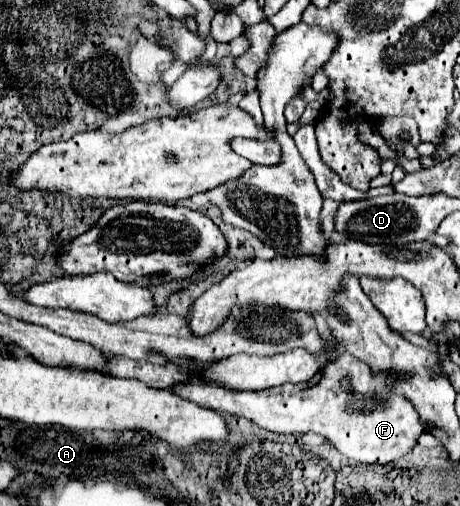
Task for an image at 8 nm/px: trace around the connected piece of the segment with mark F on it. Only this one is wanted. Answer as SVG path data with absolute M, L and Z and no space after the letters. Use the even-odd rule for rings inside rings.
M342 353L336 363L328 363L312 381L300 385L280 385L264 391L224 391L222 387L192 379L174 385L170 391L200 407L250 419L272 433L298 435L314 431L324 435L344 457L370 465L400 459L416 445L418 435L426 429L412 403L392 391L390 379L382 373L372 375L370 367L350 353ZM344 375L350 375L354 393L342 391L340 379Z

